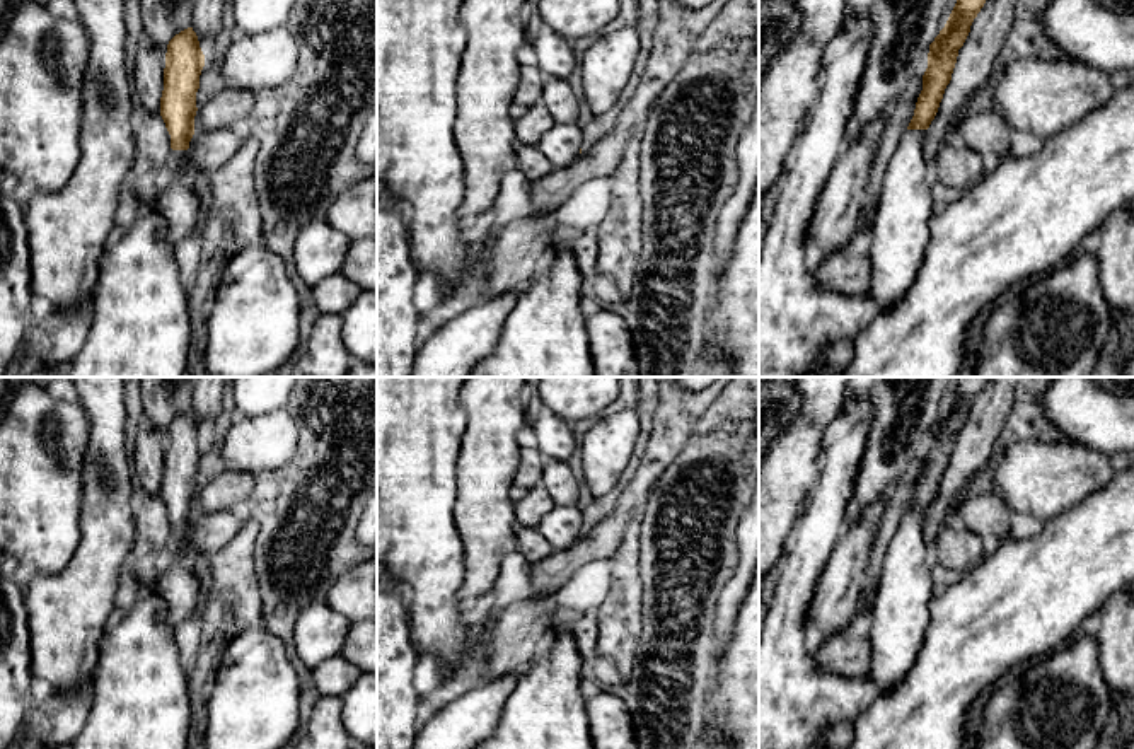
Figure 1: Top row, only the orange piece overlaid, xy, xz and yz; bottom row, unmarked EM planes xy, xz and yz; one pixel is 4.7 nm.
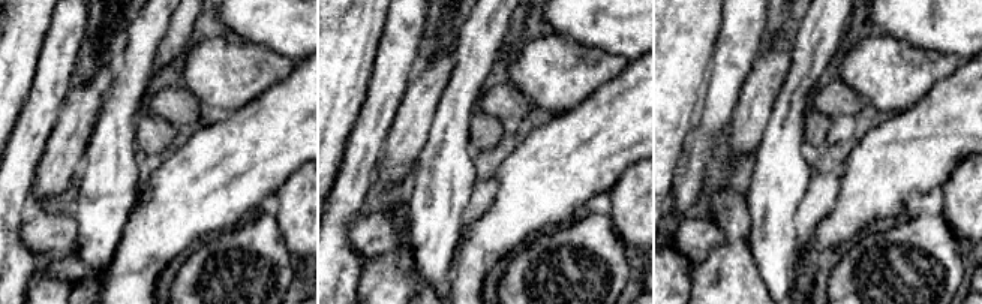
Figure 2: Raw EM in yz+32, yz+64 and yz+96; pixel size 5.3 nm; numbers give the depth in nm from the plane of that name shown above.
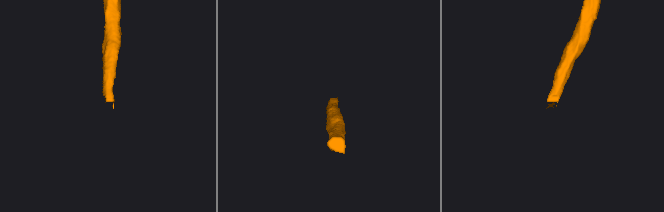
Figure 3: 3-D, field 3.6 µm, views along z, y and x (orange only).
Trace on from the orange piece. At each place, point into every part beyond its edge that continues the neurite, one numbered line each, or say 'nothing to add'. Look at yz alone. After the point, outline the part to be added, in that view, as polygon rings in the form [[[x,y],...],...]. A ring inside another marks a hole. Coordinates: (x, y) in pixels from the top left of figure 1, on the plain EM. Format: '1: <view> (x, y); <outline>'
1: yz (899, 616); [[[907,512],[887,548],[870,614],[863,624],[871,645],[870,677],[885,693],[897,686],[914,665],[931,619],[934,582],[933,553],[924,541],[926,512]]]

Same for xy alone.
1: xy (178, 586); [[[171,532],[160,575],[150,592],[162,602],[160,624],[172,631],[198,613],[200,580],[189,565],[193,556],[189,534]]]

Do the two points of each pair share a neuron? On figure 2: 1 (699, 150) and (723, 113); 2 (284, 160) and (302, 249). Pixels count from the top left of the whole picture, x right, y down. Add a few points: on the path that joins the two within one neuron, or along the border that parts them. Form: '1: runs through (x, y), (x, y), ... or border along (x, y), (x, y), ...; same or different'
1: runs through (700, 141), (714, 122); same
2: border along (302, 165), (275, 192); different

